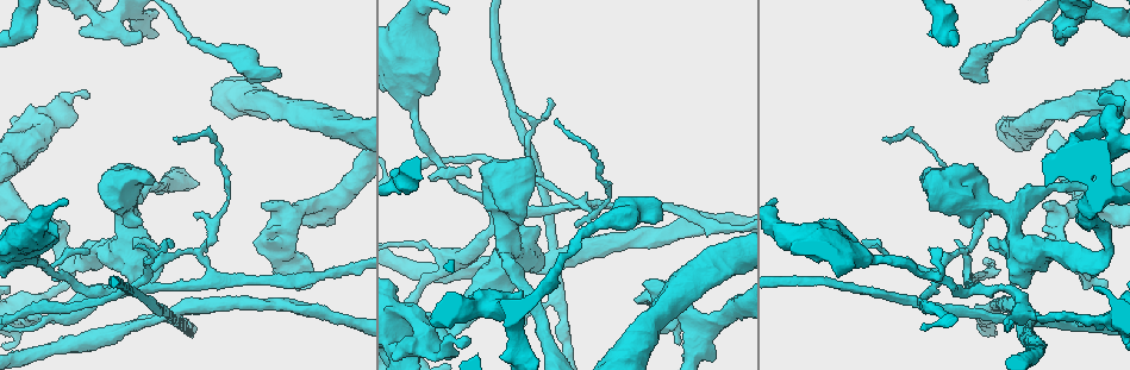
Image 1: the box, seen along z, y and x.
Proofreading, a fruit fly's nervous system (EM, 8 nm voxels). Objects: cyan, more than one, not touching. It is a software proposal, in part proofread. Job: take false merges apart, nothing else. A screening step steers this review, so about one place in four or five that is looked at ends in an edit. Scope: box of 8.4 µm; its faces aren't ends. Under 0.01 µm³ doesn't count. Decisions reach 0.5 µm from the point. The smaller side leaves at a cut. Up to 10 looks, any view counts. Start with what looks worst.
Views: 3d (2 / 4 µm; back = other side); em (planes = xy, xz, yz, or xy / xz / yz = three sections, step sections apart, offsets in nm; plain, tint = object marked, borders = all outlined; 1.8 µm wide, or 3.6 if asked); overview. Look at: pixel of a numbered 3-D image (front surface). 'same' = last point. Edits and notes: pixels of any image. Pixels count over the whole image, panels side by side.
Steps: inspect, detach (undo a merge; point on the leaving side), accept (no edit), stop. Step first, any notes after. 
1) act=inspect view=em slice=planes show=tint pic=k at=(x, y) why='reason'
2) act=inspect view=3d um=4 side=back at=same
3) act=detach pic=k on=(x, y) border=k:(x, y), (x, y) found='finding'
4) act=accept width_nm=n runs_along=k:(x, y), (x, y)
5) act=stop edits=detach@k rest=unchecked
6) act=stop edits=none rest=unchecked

act=inspect view=3d um=4 pic=1 at=(189, 251) why='three-way junction'

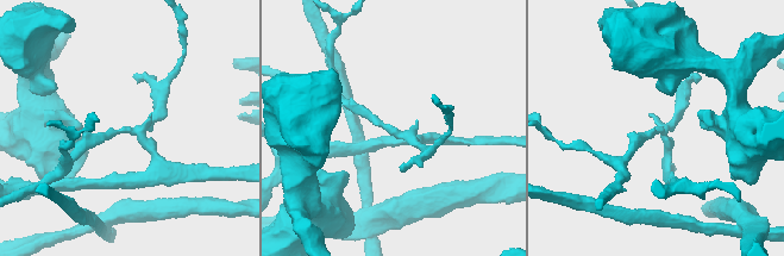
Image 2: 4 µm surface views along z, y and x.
act=inspect view=em slice=planes show=tint pic=2 at=(395, 132) arms=3 arm_widths_nm=170,180,180

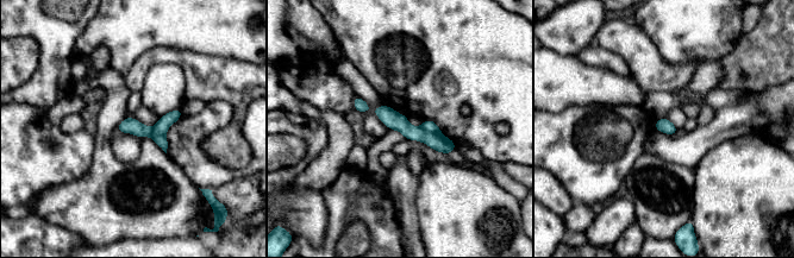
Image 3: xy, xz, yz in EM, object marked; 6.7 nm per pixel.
act=detach pic=3 on=(438, 142) found='a second neuron is stuck on'

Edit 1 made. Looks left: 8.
act=inspect view=overview

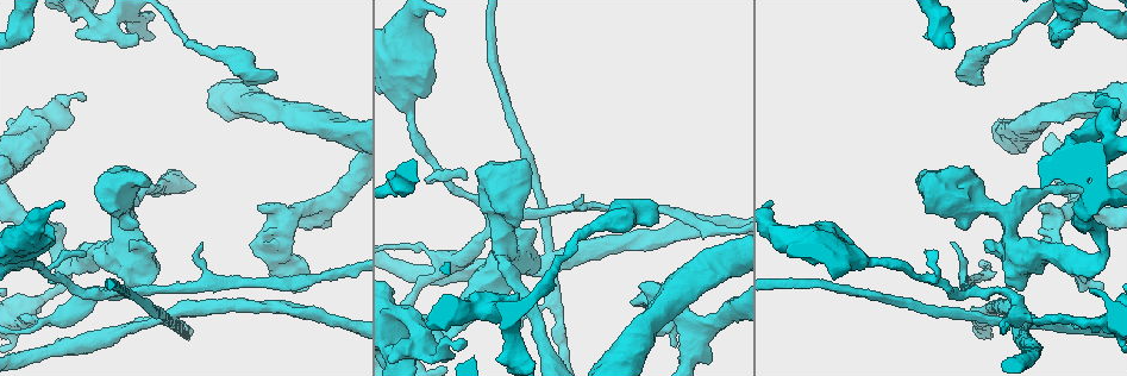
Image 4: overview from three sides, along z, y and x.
act=inspect view=em slice=planes show=plain pic=4 at=(1002, 290) why='sudden change in width'

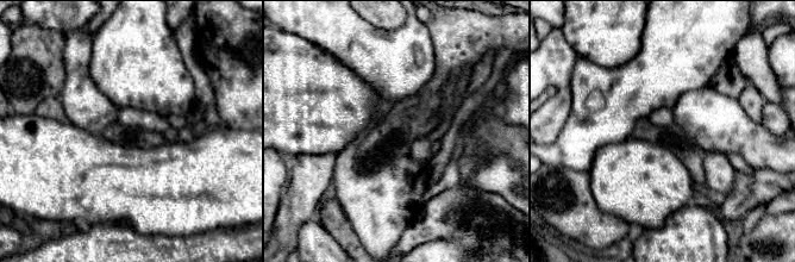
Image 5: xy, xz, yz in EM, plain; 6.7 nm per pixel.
act=inspect view=em slice=planes show=tint at=same why='with the object marked'

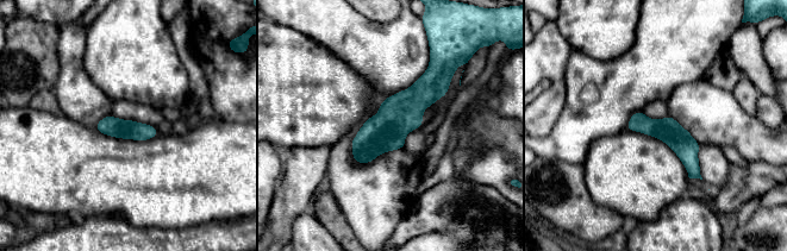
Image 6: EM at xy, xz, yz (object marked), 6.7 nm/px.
act=accept found='continuous, no second neuron'

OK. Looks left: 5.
act=inspect view=em um=3.6 slice=planes show=tint pic=4 at=(1104, 156) why='sudden change in width'

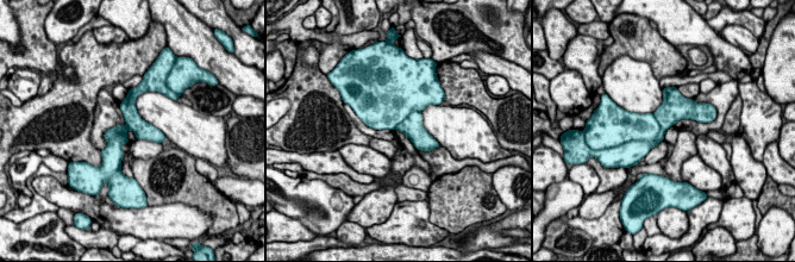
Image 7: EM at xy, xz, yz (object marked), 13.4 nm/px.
act=detach pic=7 on=(668, 113) width_nm=260 part_leaving=7:(131, 94), (131, 116), (162, 138) found='a second neuron is stuck on'

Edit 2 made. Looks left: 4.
act=inspect view=overview

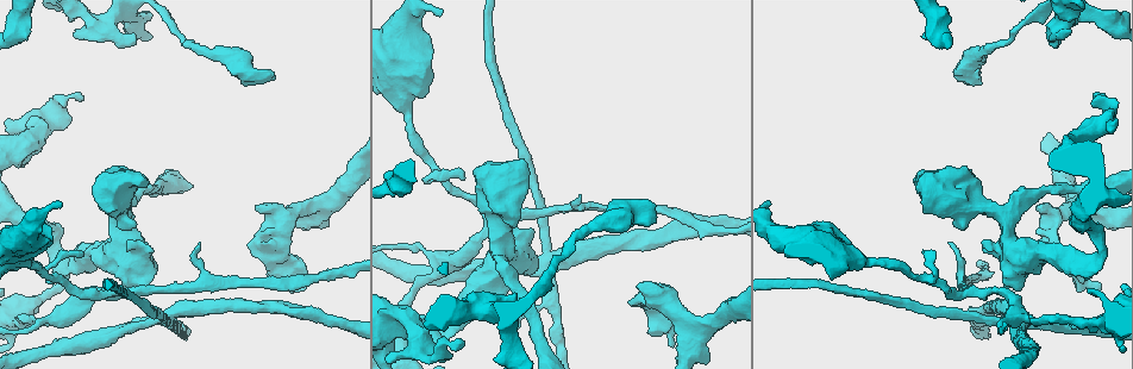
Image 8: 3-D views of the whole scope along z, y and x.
act=inspect view=3d um=2 pic=8 at=(1071, 319) why='thick turns thin'

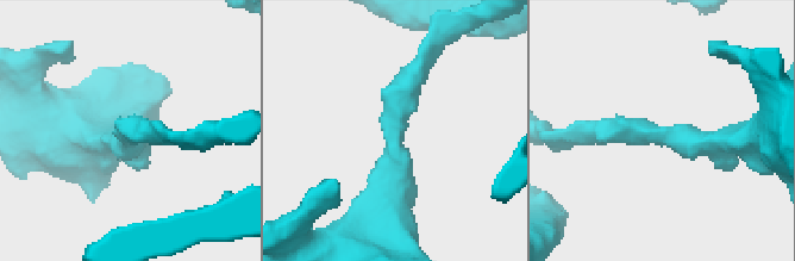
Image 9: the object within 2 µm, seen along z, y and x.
act=inspect view=em slice=planes show=tint pic=9 at=(658, 136)

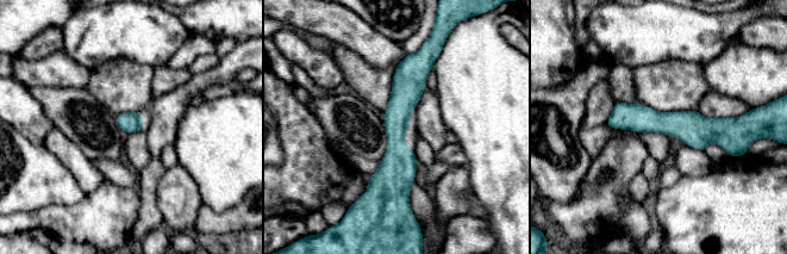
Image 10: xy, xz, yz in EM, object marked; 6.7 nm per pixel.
act=accept width_nm=140 runs_along=10:(418, 56), (398, 111), (391, 196) found='one neuron here'

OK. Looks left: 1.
act=stop edits=detach@3,detach@7 rest=unchecked

